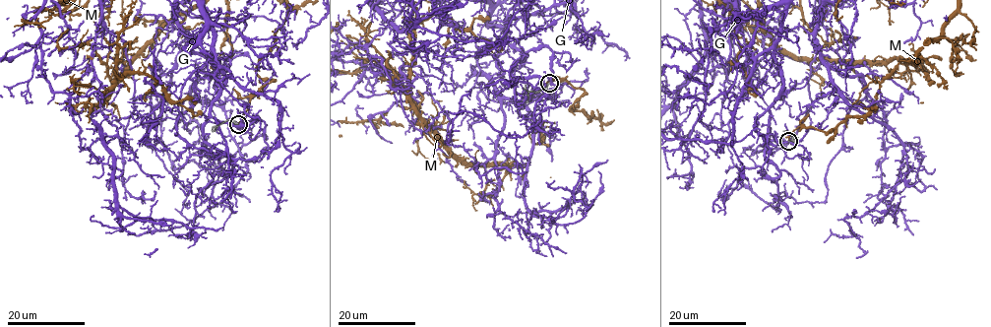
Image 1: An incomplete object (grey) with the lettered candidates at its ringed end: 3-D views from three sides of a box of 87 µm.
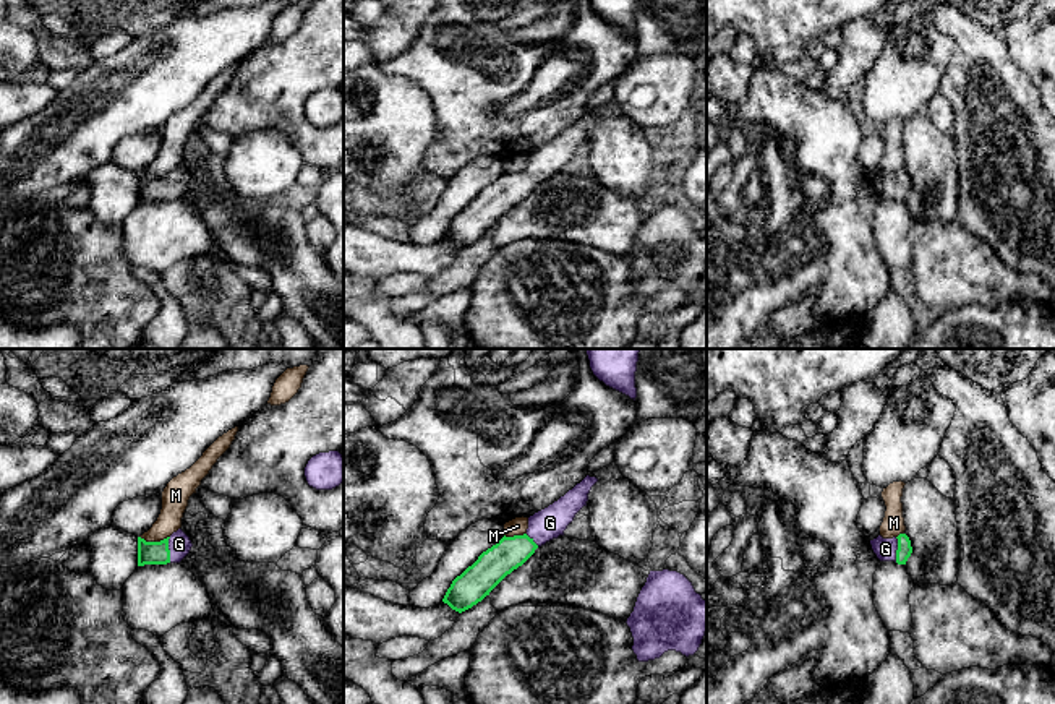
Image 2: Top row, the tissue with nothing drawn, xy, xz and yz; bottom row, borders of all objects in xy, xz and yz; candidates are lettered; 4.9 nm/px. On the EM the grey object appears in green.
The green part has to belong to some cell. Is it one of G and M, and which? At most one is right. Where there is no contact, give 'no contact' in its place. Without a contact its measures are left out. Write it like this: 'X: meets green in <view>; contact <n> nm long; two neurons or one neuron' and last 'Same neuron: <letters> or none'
G: meets green in xy; contact 130 nm long; one neuron
M: meets green in xy; contact 150 nm long; two neurons
Same neuron: G

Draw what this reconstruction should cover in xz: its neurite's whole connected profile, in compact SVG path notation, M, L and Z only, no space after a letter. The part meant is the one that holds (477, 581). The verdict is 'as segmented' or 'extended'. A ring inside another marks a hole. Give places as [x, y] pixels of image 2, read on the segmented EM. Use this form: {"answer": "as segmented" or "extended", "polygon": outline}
{"answer": "extended", "polygon": "M587 475L557 501L530 516L523 535L504 535L496 545L483 552L472 566L452 581L442 602L459 613L481 602L507 574L522 566L538 547L564 535L575 514L587 506L588 493L596 482L596 477Z"}

